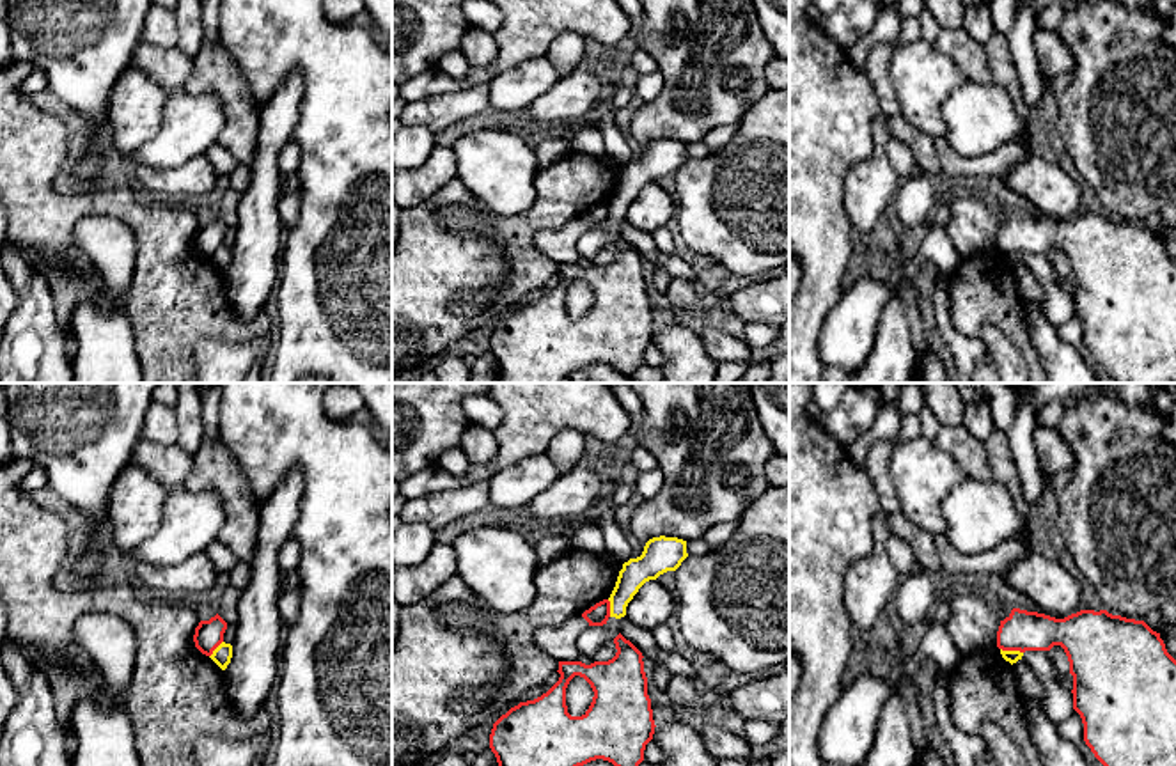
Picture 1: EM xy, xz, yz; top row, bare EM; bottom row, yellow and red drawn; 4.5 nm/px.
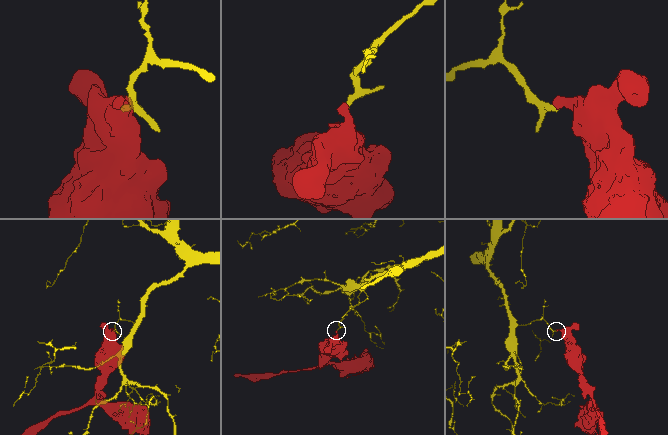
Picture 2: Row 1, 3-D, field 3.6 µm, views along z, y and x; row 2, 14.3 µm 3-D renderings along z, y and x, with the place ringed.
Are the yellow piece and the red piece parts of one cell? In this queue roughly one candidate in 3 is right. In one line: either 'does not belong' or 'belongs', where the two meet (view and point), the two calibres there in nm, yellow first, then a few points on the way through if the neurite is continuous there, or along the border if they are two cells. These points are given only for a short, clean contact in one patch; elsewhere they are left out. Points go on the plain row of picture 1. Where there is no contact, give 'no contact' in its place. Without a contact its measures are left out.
does not belong; contact yz (1011, 254); calibres 60 and 180 nm; border yz (1001, 250), (1022, 256)

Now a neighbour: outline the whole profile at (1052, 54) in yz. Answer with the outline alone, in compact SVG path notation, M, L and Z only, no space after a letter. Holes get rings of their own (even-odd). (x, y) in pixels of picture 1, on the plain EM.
M1036 30L1034 50L1039 62L1039 69L1045 69L1052 78L1071 73L1073 55L1059 32Z

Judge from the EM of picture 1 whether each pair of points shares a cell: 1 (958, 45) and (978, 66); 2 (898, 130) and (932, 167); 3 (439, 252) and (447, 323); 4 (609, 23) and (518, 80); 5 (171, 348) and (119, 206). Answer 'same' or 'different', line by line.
1: same
2: same
3: same
4: different
5: same

